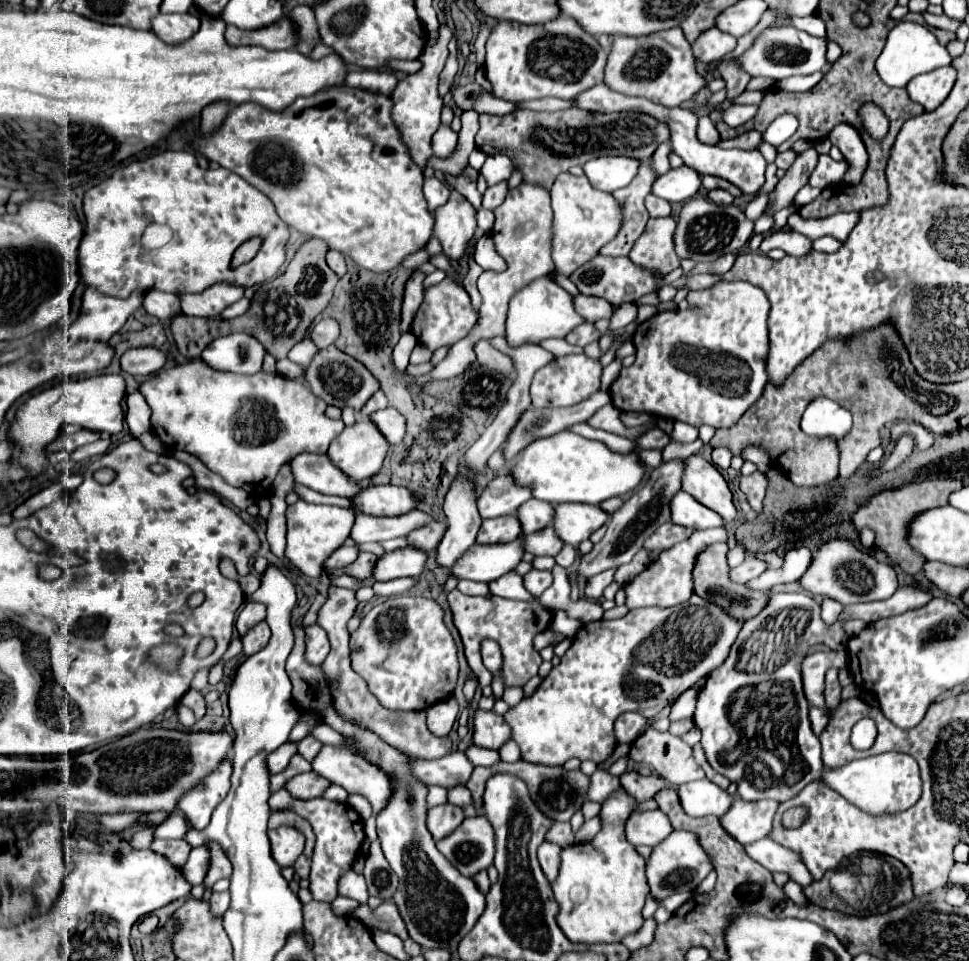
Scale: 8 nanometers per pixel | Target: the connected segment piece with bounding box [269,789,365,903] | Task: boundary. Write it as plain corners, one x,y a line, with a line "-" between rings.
281,789
277,793
271,795
269,799
269,807
271,813
275,811
293,811
299,817
307,819
313,827
313,833
317,837
317,845
315,845
315,853
313,853
313,865
311,865
311,875
309,875
309,891
313,895
315,901
327,901
331,903
333,899
337,899
339,895
339,879
353,867
363,839
365,839
365,831
361,825
361,817
355,809
347,807
345,803
337,803
337,801
329,801
329,799
295,799
287,789

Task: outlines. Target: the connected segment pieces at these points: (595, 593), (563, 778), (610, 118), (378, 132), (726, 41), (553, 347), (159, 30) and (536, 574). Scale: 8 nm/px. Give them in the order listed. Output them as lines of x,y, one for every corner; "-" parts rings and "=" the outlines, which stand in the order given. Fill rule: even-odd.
603,571
601,575
595,575
591,581
587,581
587,587
585,587
585,595
587,597
593,597
593,599
599,599
603,589
613,581
613,575
615,571
=
519,759
515,763
507,763
500,760
491,767
475,767
473,775
471,775
471,781
467,783
467,787
471,789
473,793
473,799
475,799
475,809
479,811
481,809
481,795
483,795
483,789
485,789
485,781
489,779
489,775
495,775
497,773
515,773
519,777
523,777
531,789
531,797
533,801
539,805
539,809
555,819
555,821
569,821
573,817
573,813
577,813
583,803
587,801
587,791
589,791
589,785
591,785
591,777
581,773
581,769
575,769
575,771
567,771
563,769
561,765
535,765
535,763
529,763
525,759
=
517,109
507,117
479,115
479,133
475,137
477,149
495,155
505,153
523,175
523,183
551,189
555,177
569,171
573,165
585,165
591,159
619,153
647,161
653,151
669,139
667,127
653,117
641,113
591,113
585,109
567,109
559,113
537,113
=
335,85
335,87
327,87
327,89
321,89
317,91
315,95
311,97
299,97
295,99
295,103
291,103
287,109
283,111
271,111
271,109
263,109
261,105
255,105
255,103
241,103
241,105
233,105
223,121
223,125
209,133
209,135
199,135
191,141
191,145
201,153
205,155
209,161
215,161
219,163
221,167
225,169
231,169
233,173
239,173
247,183
259,187
259,191
263,191
273,203
275,203
275,209
279,213
279,217
283,221
287,221
289,227
301,231
303,235
307,237
317,237
317,239
323,239
329,249
335,249
335,251
341,251
343,255
349,255
357,265
365,267
365,269
371,269
375,273
379,271
389,271
389,269
395,269
401,259
409,253
415,253
419,249
425,247
425,243
429,241
431,233
433,233
433,223
435,219
427,213
427,201
423,197
423,169
413,161
407,145
403,143
401,139
401,131
397,129
395,121
393,121
393,115
391,115
391,109
393,109
393,99
389,95
381,95
381,93
371,93
371,91
365,91
365,89
359,89
359,87
347,87
347,85
=
709,29
705,31
695,43
693,43
693,53
715,53
715,63
721,61
727,53
731,53
737,47
737,39
719,31
719,29
=
543,339
543,341
539,343
539,347
551,351
555,357
559,357
559,355
571,355
571,353
581,353
581,351
583,351
581,347
569,345
565,339
=
159,13
151,21
151,31
165,43
181,43
193,37
199,31
199,17
191,13
173,13
163,15
=
531,569
525,577
525,587
529,593
533,593
535,597
539,597
547,587
551,587
553,577
551,571
539,571
539,569

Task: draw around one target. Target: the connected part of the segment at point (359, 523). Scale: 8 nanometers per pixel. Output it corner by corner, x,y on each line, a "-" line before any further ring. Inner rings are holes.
415,511
401,517
375,517
375,515
357,515
355,525
351,529
351,539
355,543
369,543
369,541
389,541
395,537
405,537
407,533
433,523
435,517
423,511

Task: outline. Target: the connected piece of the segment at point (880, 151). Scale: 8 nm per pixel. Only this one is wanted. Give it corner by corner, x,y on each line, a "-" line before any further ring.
863,133
863,141
865,141
865,147
869,153
869,167
867,167
867,173
863,175
861,183
859,185
839,183
835,187
823,189
815,201
811,201
799,209
803,219
823,219
823,217
831,217
839,211
865,211
865,209
881,207
887,203
889,191
887,191
887,179
885,179
885,161
887,161
887,151
889,151
889,135
883,141
873,141
867,133

